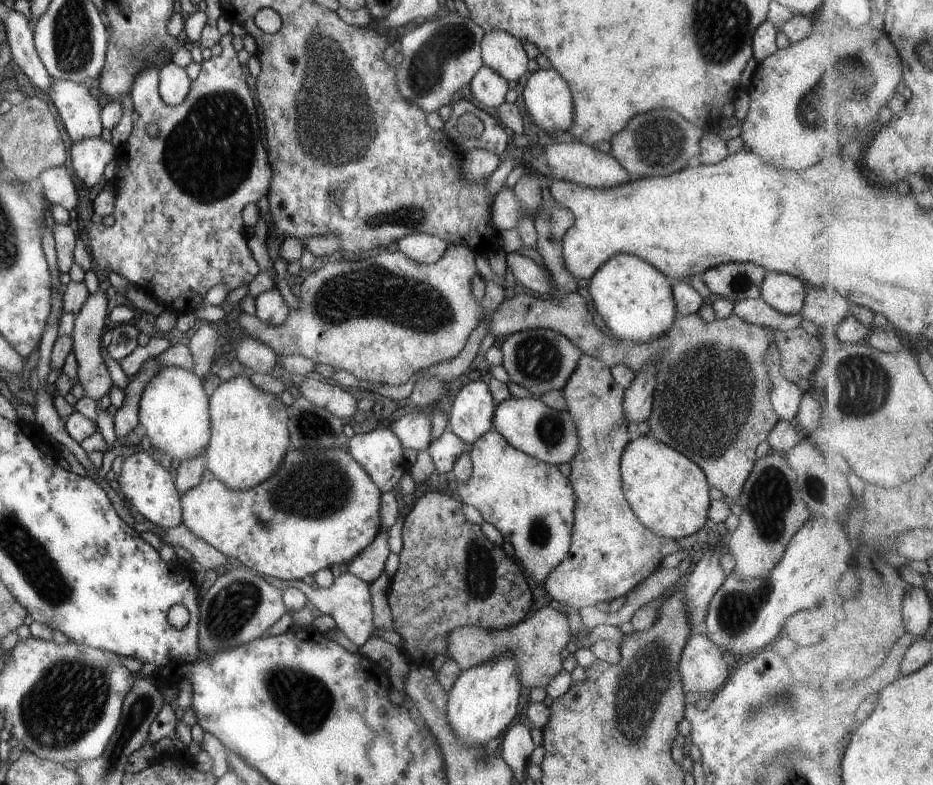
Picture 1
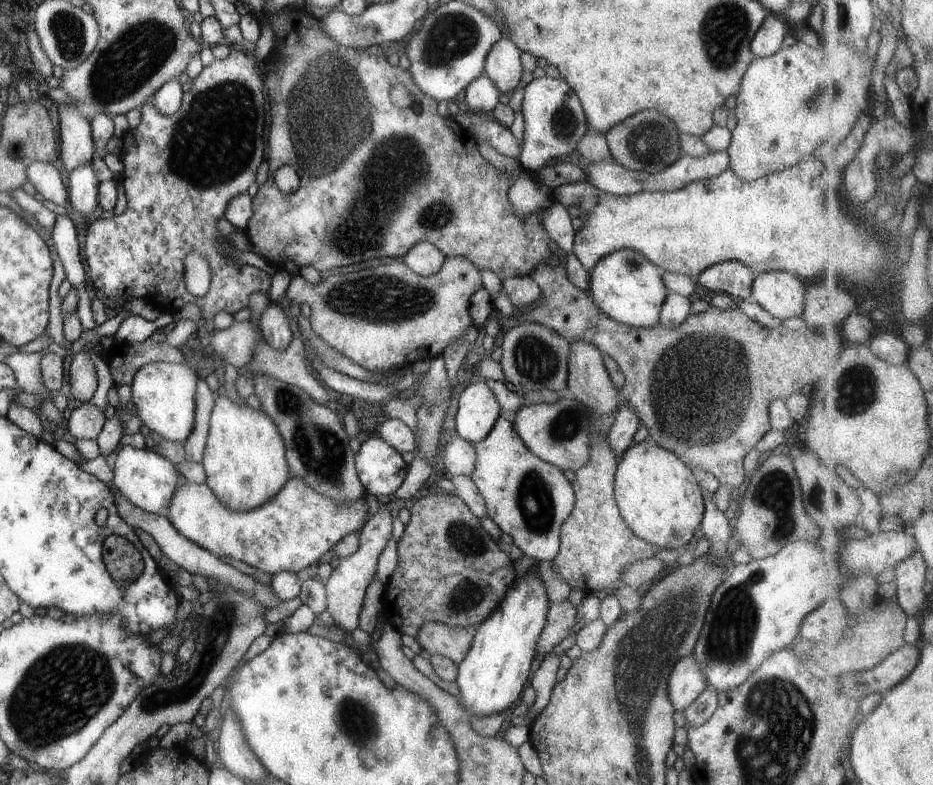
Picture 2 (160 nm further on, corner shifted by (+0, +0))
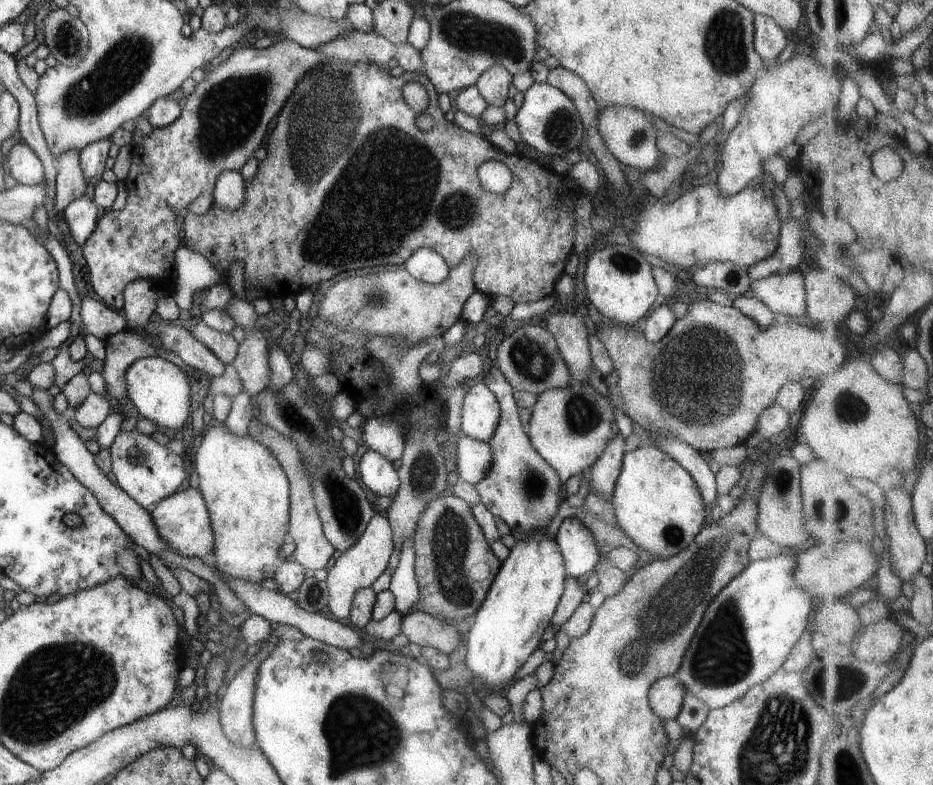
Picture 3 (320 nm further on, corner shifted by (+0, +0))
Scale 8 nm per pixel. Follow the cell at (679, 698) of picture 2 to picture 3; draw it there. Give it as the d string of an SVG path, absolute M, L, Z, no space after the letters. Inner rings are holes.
M671 674L655 680L649 686L647 700L649 708L665 722L678 716L685 695L685 688L679 682L679 678Z

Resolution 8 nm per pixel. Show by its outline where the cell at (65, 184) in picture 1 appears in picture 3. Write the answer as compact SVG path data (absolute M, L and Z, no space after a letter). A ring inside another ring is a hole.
M21 140L9 148L6 158L10 176L18 184L37 186L44 181L44 169L41 160Z

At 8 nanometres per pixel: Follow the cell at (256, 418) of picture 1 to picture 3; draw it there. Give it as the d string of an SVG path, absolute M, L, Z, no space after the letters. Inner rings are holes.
M223 421L207 426L200 439L201 446L195 454L195 471L199 477L197 489L205 500L213 530L213 567L221 574L220 578L239 578L257 583L263 578L272 578L278 563L276 552L288 540L290 487L283 468L279 466L275 454L259 444L259 440L249 434L235 436L227 432Z

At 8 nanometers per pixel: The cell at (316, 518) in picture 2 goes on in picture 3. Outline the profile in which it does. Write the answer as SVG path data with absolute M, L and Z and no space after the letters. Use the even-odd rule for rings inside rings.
M187 488L171 494L149 510L149 516L155 520L155 528L159 536L179 554L185 557L201 557L213 552L213 530L209 521L209 512L205 500L197 488Z

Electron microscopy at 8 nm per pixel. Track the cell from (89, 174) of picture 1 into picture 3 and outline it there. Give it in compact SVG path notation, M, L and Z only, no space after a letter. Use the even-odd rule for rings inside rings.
M85 191L81 192L65 206L63 220L69 228L73 242L82 247L97 223L97 206L93 200L87 198Z

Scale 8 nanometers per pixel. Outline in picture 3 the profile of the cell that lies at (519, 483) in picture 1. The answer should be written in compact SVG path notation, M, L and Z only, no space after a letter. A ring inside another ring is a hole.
M490 368L484 384L497 398L499 417L495 430L485 441L491 454L489 470L473 488L480 502L493 514L501 529L524 535L531 530L544 530L558 512L560 502L567 496L563 484L556 471L533 450L519 422L513 391L503 374L496 368Z

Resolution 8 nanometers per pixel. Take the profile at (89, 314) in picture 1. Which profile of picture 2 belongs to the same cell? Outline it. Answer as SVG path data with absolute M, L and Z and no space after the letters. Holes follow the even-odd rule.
M84 344L79 352L73 354L67 374L68 387L77 404L89 401L97 388L95 364L91 362L87 350L89 347Z

